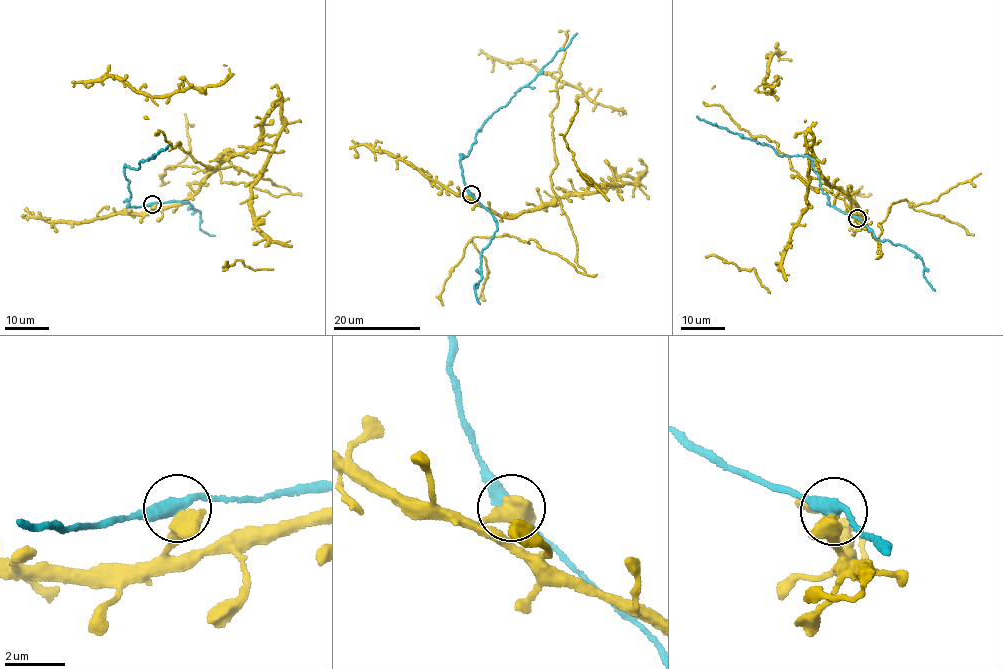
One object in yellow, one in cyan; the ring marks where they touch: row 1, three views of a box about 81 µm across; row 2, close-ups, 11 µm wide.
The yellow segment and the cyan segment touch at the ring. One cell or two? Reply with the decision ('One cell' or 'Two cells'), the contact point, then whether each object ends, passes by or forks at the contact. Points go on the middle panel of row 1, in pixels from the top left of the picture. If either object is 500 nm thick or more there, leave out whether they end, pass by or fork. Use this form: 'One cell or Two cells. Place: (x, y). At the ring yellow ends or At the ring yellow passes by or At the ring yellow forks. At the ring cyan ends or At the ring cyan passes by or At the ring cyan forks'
One cell. Place: (471, 194)

